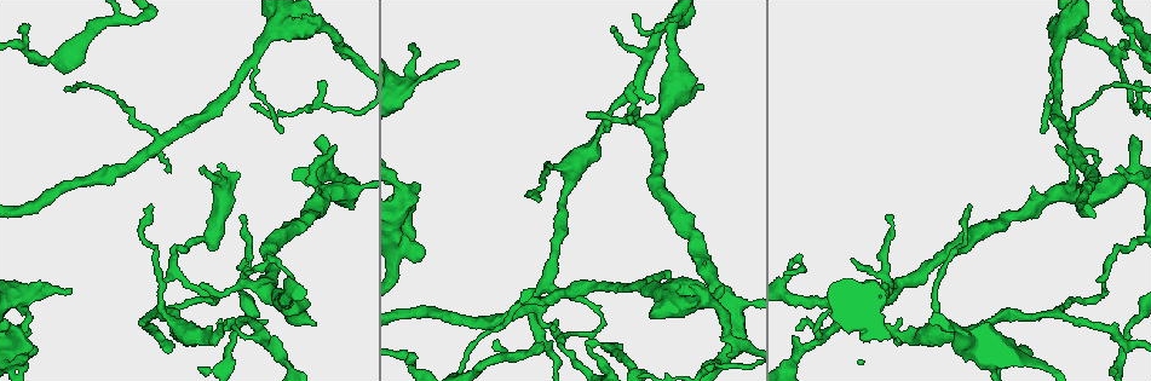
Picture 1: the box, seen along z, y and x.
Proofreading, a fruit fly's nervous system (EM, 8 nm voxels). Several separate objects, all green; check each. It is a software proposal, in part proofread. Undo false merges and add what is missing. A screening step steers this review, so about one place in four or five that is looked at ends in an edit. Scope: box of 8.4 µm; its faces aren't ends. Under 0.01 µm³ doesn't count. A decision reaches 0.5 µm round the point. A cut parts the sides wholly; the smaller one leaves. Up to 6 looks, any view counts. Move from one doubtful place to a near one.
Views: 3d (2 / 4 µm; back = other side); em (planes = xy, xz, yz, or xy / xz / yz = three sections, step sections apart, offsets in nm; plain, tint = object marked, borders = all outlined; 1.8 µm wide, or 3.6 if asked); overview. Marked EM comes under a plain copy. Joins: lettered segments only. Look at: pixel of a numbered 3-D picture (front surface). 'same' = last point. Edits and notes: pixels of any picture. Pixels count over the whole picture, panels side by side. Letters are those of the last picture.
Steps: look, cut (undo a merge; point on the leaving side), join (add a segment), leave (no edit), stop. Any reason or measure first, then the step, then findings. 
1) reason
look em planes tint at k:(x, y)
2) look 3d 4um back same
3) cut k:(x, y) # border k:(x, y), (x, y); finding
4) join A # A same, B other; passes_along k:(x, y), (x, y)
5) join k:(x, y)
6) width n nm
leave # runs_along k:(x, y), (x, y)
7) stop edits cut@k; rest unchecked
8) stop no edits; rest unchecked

abrupt turn
look em planes tint at 1:(174, 261)

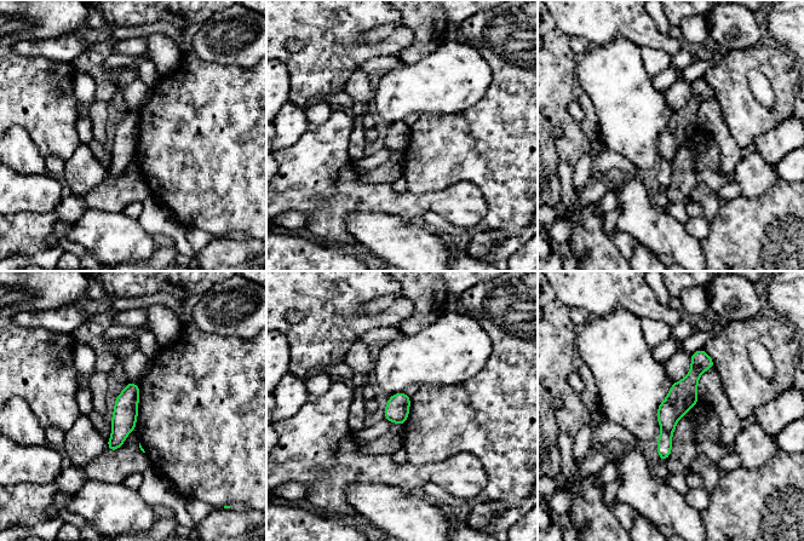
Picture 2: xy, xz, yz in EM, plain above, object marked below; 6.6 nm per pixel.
see the neighbours
look em planes borders same

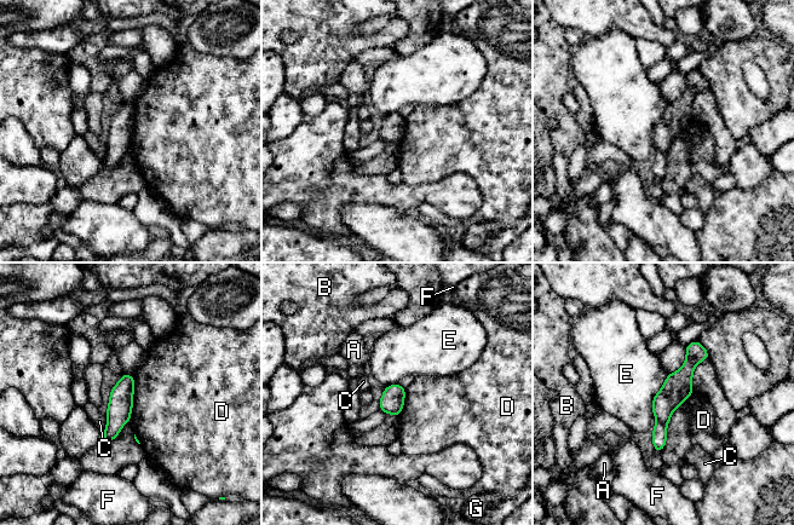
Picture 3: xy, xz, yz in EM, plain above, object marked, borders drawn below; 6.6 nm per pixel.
width 160 nm; longest_contact D 320 nm
cut 3:(659, 436) # A other, B other, C other, D other, E other, F other, G other; two cells meet here

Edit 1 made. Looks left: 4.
free end
look 3d 4um at 1:(418, 249)

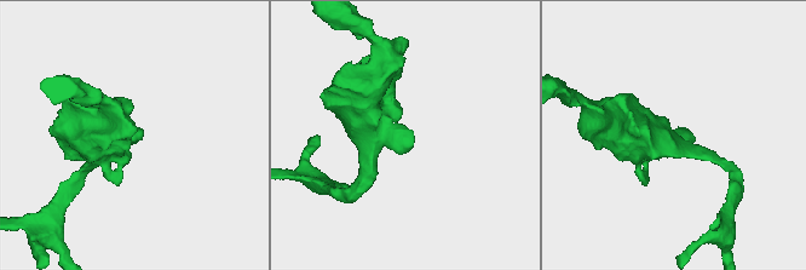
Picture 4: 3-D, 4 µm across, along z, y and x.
look em planes borders at 4:(408, 136)

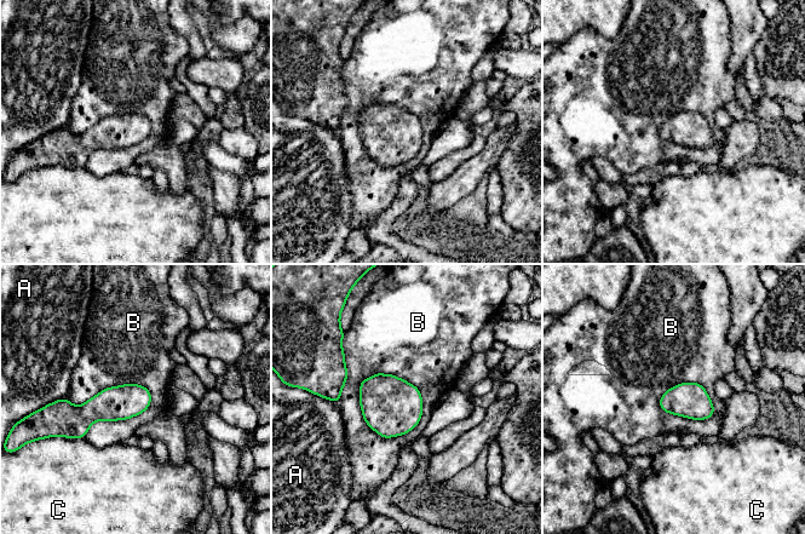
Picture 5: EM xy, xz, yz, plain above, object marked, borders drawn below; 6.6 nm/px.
width 220 nm
leave # A other, B other, C other; border 5:(360, 382), (413, 384), (419, 423); no lettered segment goes on from it

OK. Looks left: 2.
thin end
look em planes borders at 1:(68, 293)

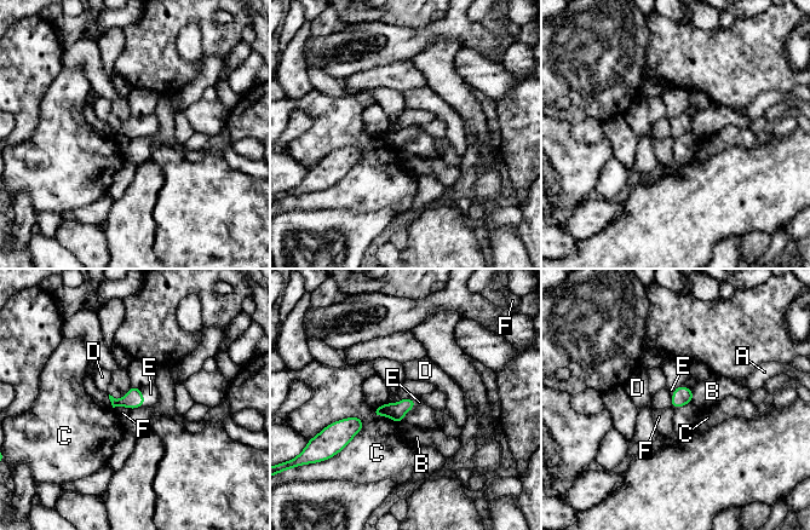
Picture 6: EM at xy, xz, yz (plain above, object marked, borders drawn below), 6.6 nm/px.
width 120 nm
join E # A other, B other, C other, D other, E same, F other; passes_along 6:(133, 398), (142, 397), (150, 393); the cell continues

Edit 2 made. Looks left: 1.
stop edits cut@3, join@6; rest unchecked

